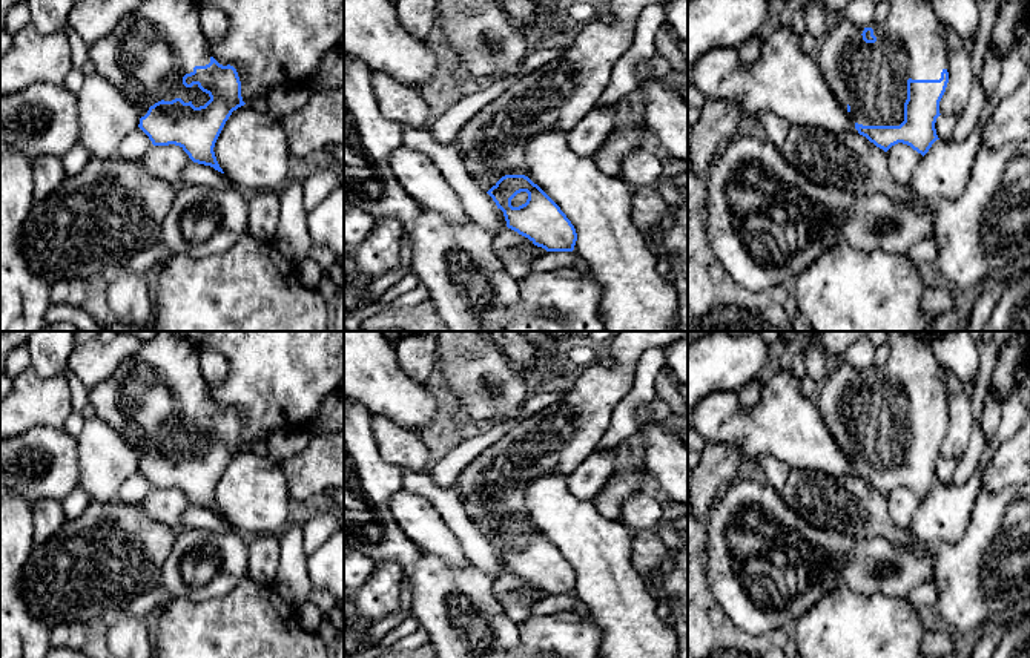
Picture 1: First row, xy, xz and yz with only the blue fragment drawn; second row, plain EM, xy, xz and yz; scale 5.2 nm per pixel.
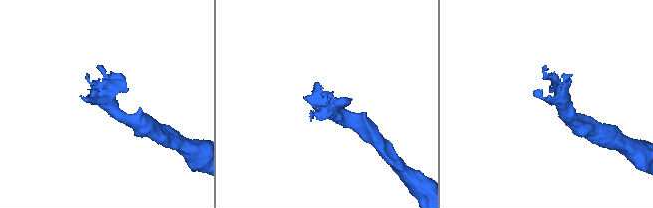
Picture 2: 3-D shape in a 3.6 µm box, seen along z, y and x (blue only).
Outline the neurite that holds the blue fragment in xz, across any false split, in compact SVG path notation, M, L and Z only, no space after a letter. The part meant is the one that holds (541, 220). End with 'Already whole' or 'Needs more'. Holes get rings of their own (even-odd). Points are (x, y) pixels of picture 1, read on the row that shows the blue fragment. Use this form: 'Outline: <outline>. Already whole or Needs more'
Outline: M505 175L488 192L503 212L507 227L528 238L546 252L573 252L577 233L560 207L528 176ZM527 192L528 199L519 207L511 199Z. Already whole

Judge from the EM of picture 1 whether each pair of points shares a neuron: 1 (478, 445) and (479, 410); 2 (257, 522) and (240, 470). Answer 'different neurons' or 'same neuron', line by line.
1: different neurons
2: same neuron

